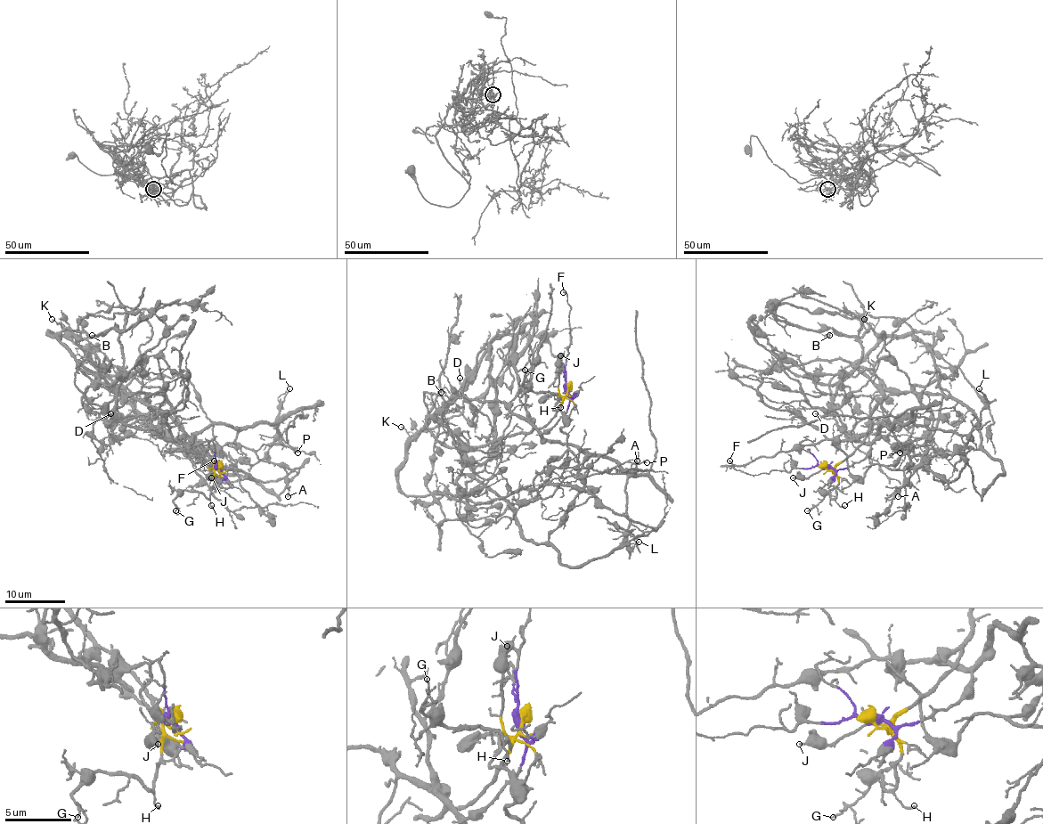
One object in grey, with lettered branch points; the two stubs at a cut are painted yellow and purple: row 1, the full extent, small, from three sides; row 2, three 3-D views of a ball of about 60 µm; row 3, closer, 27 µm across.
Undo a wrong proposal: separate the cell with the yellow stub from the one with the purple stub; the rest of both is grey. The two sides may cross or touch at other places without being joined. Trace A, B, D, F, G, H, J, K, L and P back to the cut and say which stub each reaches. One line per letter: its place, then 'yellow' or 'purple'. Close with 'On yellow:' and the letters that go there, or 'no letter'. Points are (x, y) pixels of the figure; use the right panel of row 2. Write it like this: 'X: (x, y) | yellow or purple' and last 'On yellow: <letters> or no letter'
A: (898, 496) | purple
B: (829, 335) | yellow
D: (815, 413) | yellow
F: (729, 460) | purple
G: (807, 510) | yellow
H: (844, 505) | yellow
J: (793, 477) | yellow
K: (864, 319) | yellow
L: (979, 388) | purple
P: (900, 452) | purple
On yellow: B, D, G, H, J, K

